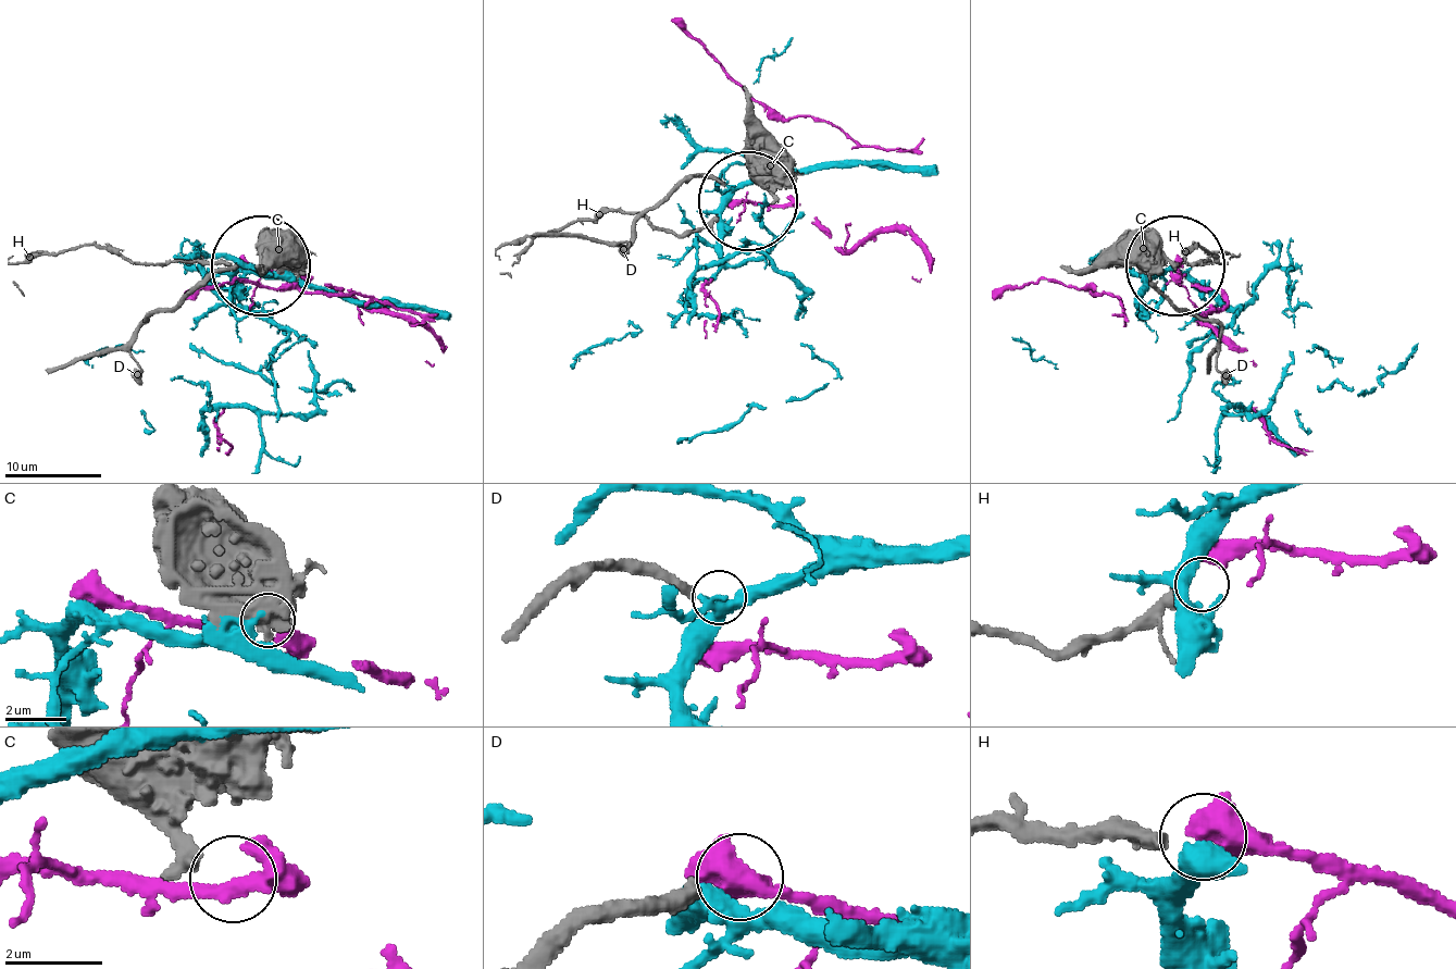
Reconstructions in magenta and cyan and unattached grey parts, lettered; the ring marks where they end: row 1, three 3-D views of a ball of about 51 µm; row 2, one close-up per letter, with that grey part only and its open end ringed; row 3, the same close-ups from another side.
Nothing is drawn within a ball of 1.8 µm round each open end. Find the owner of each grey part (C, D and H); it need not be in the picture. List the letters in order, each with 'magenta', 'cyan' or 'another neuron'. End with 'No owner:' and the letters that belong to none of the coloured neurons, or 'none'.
C: another neuron
D: another neuron
H: magenta
No owner: C, D

